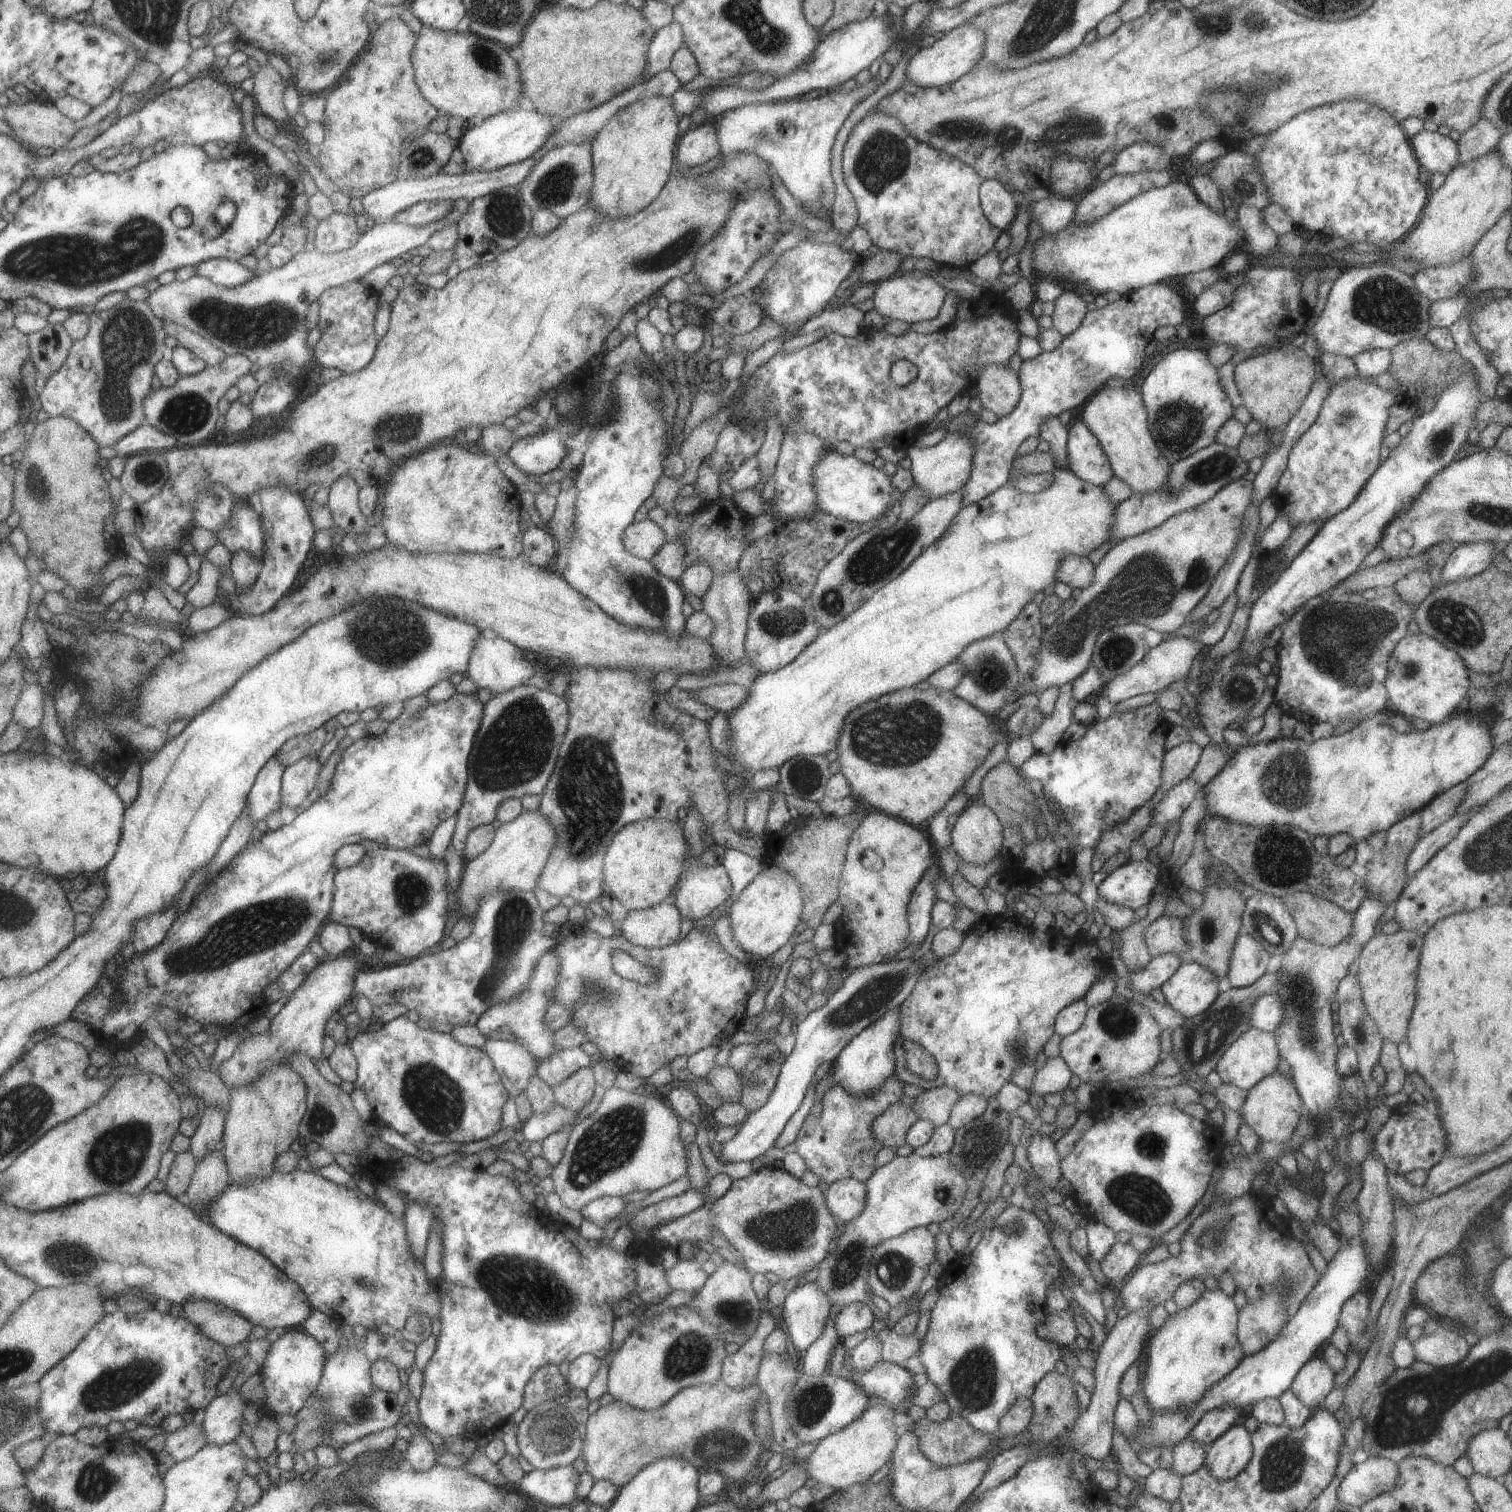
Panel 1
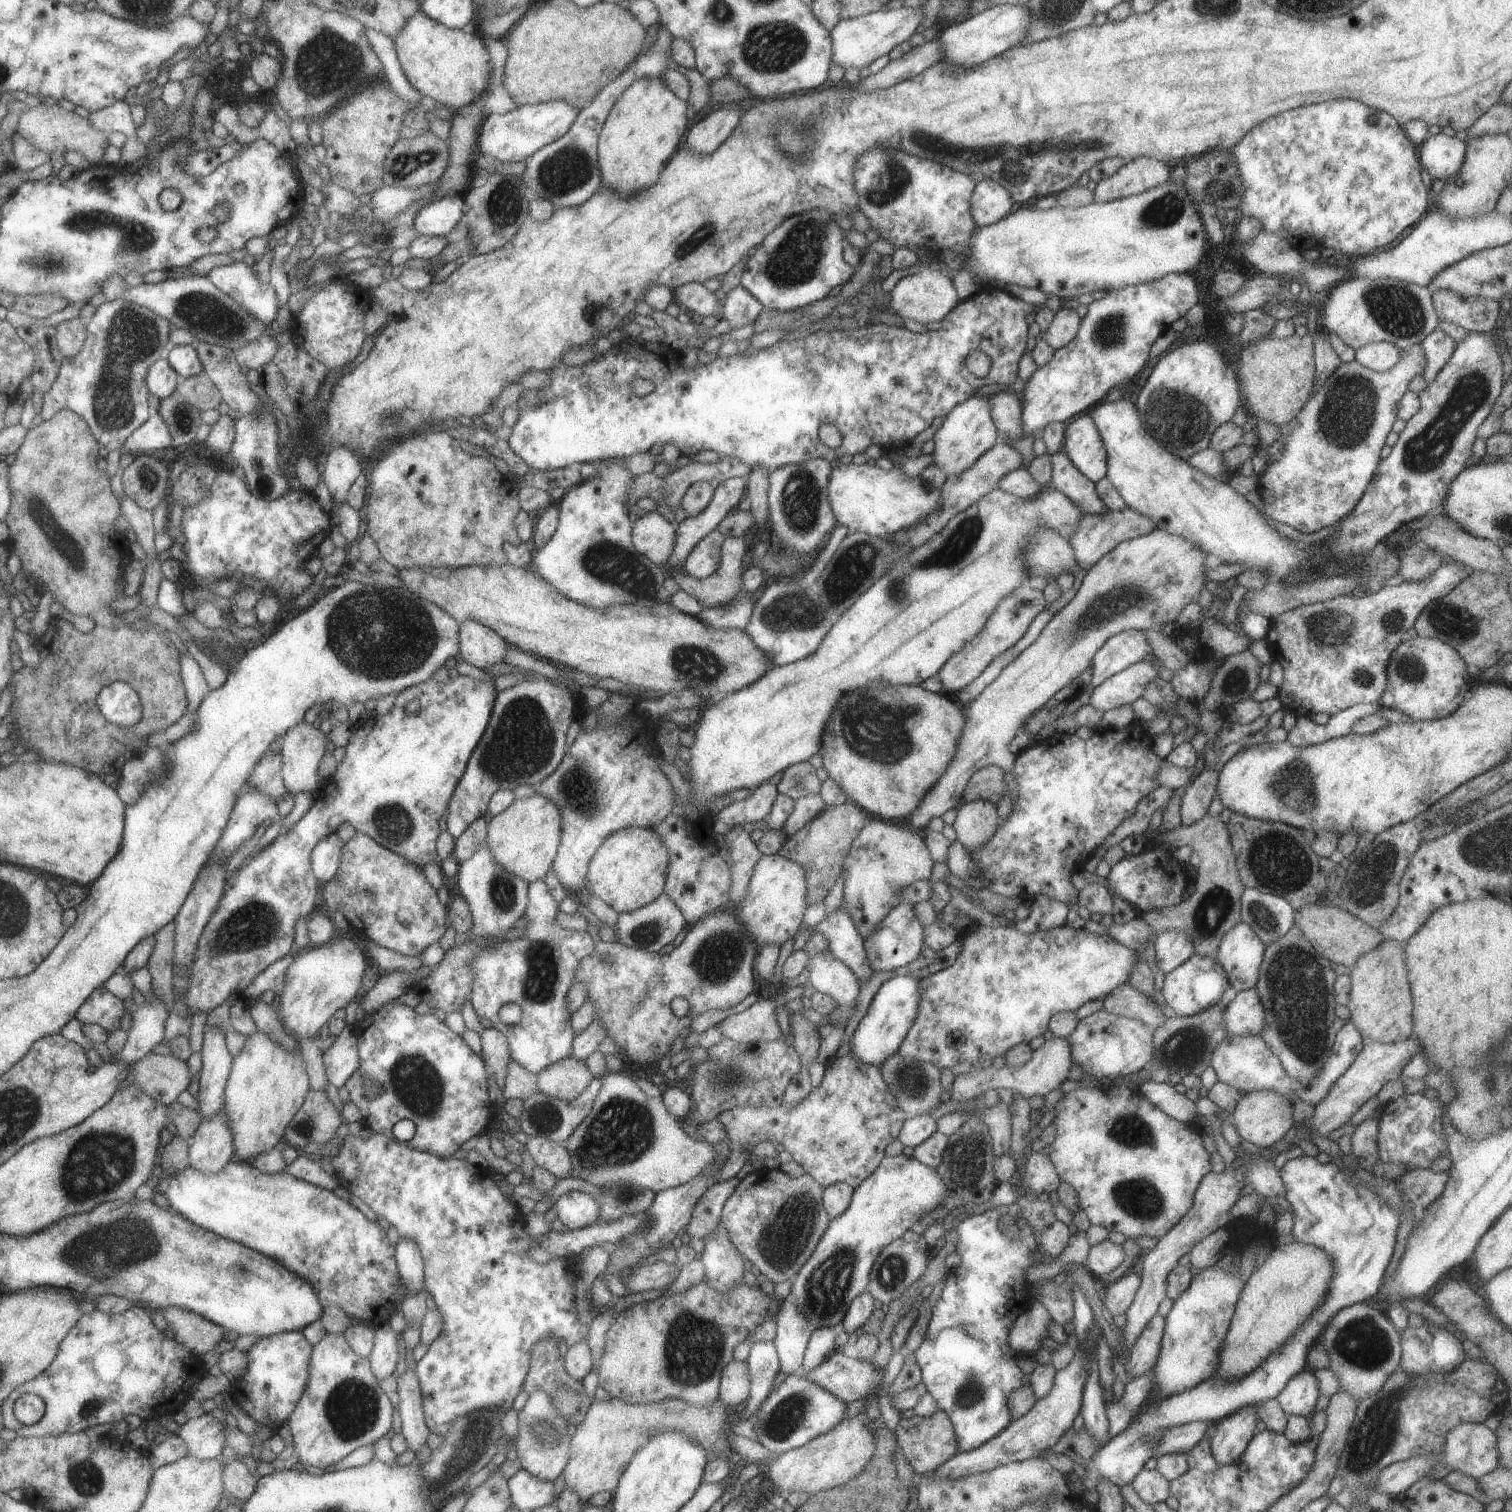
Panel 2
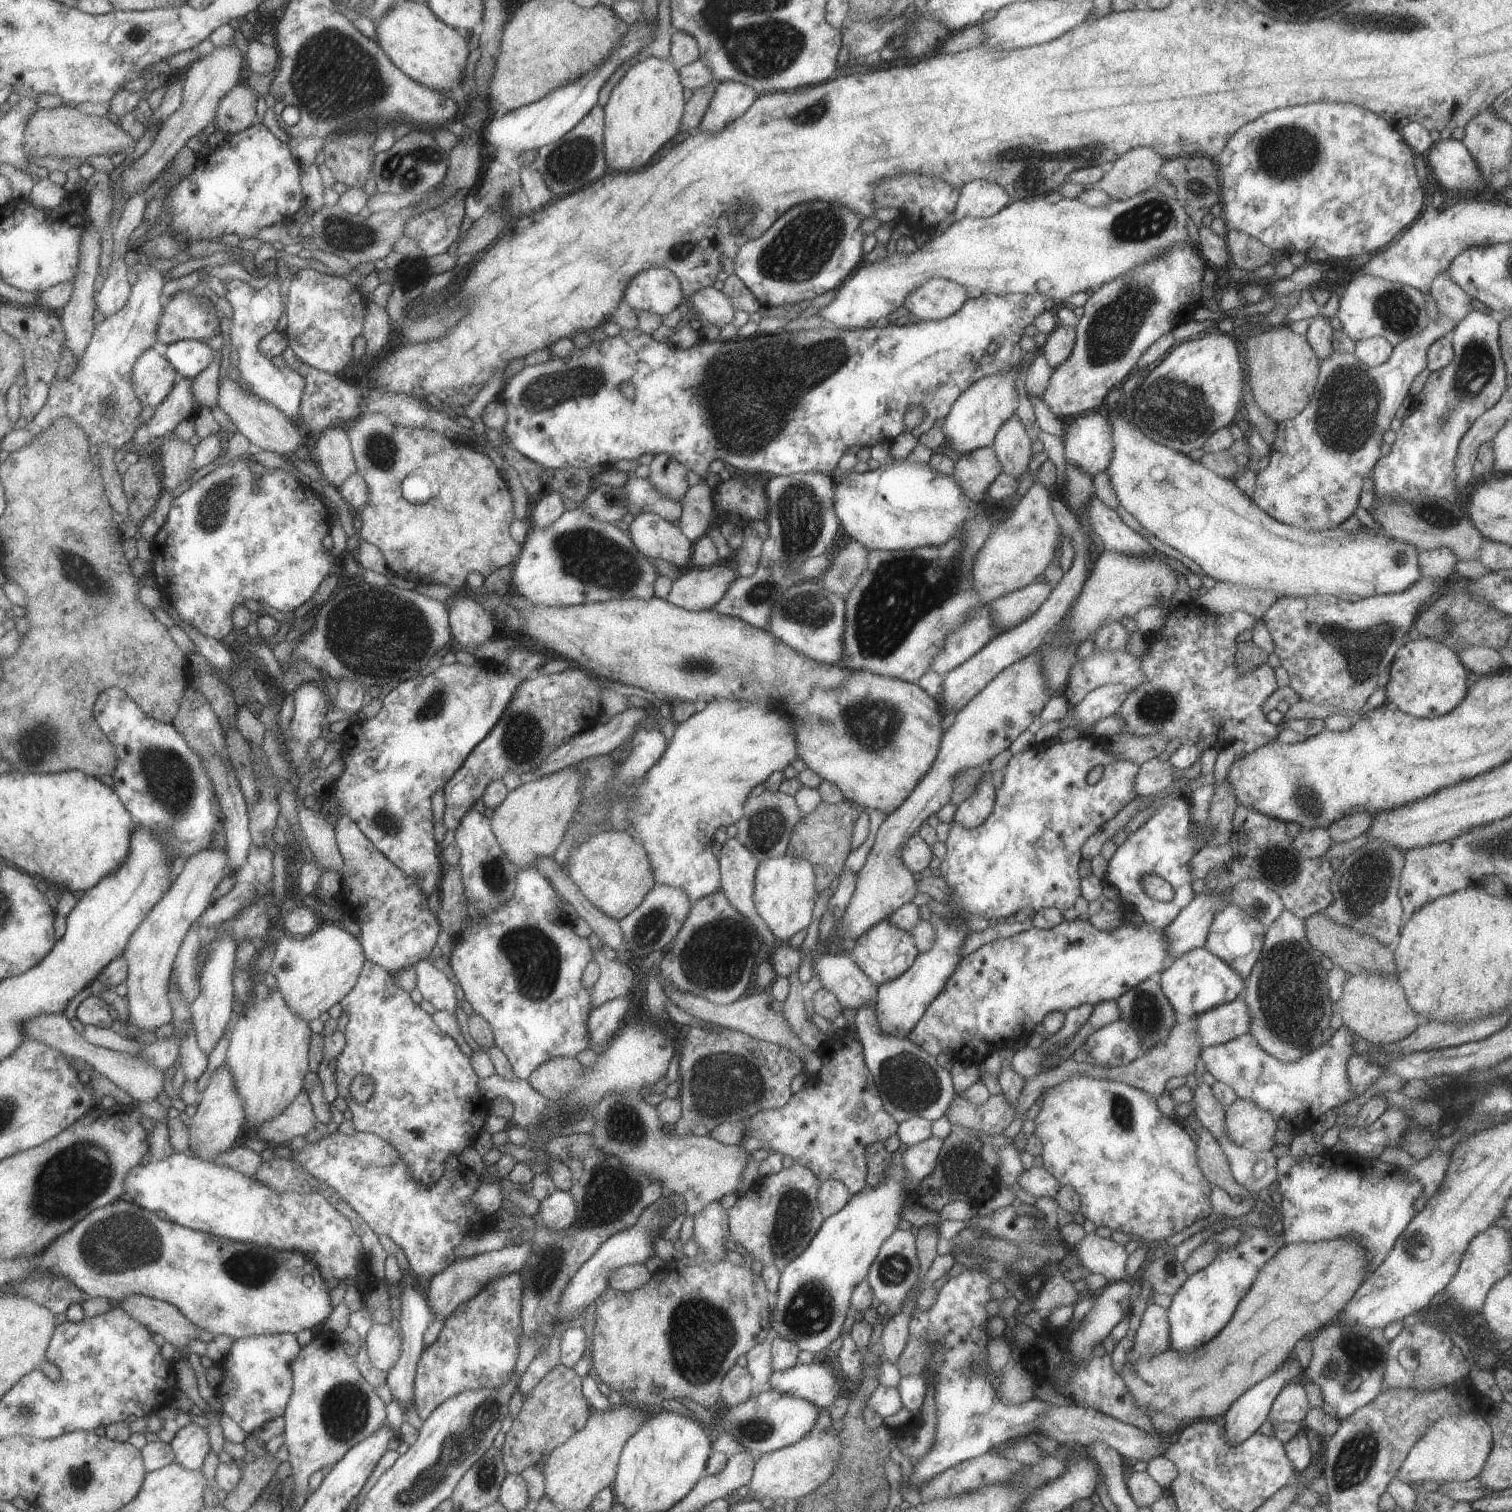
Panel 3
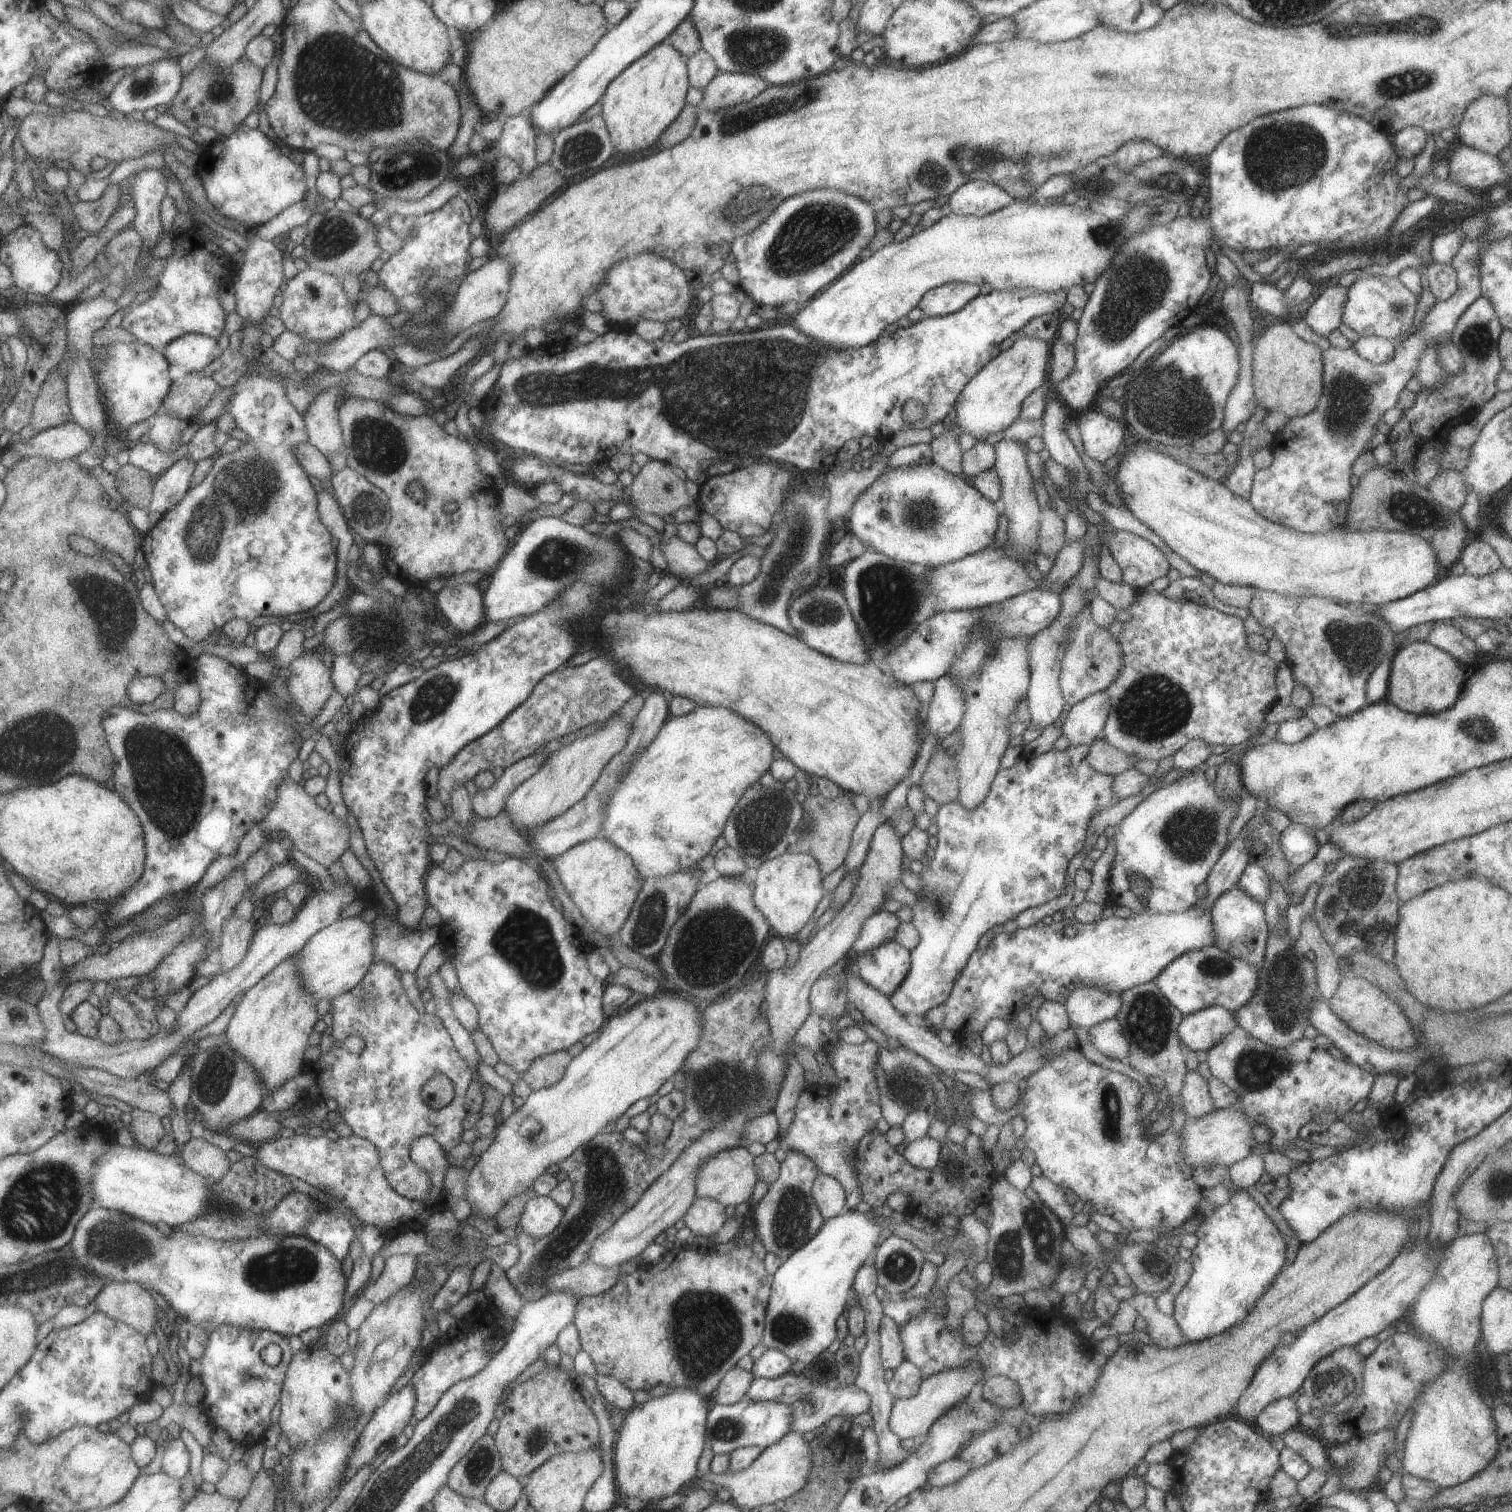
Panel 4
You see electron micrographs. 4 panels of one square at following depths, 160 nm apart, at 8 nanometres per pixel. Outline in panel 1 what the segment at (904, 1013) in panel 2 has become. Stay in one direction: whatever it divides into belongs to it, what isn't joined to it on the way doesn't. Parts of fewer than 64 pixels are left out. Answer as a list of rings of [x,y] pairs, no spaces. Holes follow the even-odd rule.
[[[887,1008],[879,1020],[871,1022],[863,1028],[834,1059],[833,1066],[828,1070],[833,1084],[843,1086],[843,1090],[859,1096],[873,1094],[881,1088],[887,1076],[894,1074],[893,1044],[899,1042],[899,1008]],[[898,1039],[898,1041],[897,1041]]]

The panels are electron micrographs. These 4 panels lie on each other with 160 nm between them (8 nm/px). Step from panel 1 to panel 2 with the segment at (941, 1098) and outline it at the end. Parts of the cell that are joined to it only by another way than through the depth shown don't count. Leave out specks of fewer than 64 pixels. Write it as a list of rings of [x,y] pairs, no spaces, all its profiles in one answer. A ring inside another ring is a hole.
[[[1052,1035],[1037,1050],[1031,1052],[1031,1058],[1021,1067],[1005,1065],[1001,1069],[996,1069],[993,1066],[987,1066],[983,1070],[957,1074],[957,1076],[954,1076],[951,1090],[948,1091],[948,1098],[957,1100],[957,1102],[961,1102],[961,1100],[971,1102],[983,1092],[995,1089],[1009,1089],[1027,1099],[1031,1098],[1031,1096],[1044,1097],[1045,1094],[1054,1089],[1067,1086],[1068,1071],[1071,1063],[1071,1048],[1070,1044],[1067,1044],[1067,1038]]]

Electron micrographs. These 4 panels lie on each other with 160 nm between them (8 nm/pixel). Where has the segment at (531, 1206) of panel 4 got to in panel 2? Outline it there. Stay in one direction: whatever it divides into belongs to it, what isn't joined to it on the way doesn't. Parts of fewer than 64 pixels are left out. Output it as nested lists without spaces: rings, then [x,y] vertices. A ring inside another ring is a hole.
[[[566,1192],[557,1198],[552,1208],[568,1229],[581,1229],[599,1221],[599,1204],[591,1194]]]

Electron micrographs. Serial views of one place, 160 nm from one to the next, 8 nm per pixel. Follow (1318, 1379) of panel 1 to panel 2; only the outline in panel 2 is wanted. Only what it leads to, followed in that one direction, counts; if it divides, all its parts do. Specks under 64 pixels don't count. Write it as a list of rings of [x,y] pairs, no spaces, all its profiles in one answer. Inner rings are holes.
[[[1308,1368],[1291,1376],[1283,1390],[1277,1394],[1276,1402],[1285,1416],[1303,1416],[1309,1418],[1319,1398],[1317,1380]]]

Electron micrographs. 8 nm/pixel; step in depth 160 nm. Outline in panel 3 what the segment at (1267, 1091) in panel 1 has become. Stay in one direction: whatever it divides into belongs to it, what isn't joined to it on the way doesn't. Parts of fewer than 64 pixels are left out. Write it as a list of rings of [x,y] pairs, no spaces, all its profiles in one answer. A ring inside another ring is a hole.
[[[1237,1098],[1225,1108],[1223,1124],[1227,1138],[1249,1152],[1268,1152],[1274,1144],[1277,1122],[1273,1114],[1259,1110],[1253,1102]]]

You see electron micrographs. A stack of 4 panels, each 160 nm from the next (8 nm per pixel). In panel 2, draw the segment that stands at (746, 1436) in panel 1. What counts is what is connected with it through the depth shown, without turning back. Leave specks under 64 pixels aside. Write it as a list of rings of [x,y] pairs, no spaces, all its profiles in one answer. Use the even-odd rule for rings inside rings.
[[[675,1398],[661,1402],[651,1402],[645,1405],[626,1404],[617,1399],[597,1401],[588,1408],[583,1422],[575,1427],[575,1433],[569,1442],[569,1456],[563,1468],[563,1482],[566,1488],[576,1493],[580,1504],[587,1504],[593,1494],[602,1491],[613,1493],[617,1487],[619,1476],[625,1470],[635,1450],[651,1436],[663,1430],[679,1430],[687,1434],[693,1442],[699,1442],[709,1457],[723,1456],[735,1460],[735,1453],[729,1446],[729,1414],[728,1407],[717,1398],[715,1404],[701,1408],[685,1404]]]

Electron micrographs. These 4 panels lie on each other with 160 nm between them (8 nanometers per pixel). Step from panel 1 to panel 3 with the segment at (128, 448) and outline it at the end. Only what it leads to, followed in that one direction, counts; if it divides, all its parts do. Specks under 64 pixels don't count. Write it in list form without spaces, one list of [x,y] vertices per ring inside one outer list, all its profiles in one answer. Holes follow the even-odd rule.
[[[181,377],[152,418],[140,426],[134,438],[135,444],[153,446],[155,438],[162,439],[165,434],[173,432],[183,420],[193,418],[199,409],[193,394],[193,379]]]

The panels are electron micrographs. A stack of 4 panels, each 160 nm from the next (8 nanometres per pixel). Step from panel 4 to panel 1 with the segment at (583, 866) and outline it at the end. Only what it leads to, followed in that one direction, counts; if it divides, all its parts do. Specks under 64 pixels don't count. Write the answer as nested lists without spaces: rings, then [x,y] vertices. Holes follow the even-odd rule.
[[[640,819],[623,826],[607,852],[603,852],[601,884],[604,892],[627,911],[642,910],[663,903],[681,874],[688,843],[679,821]]]

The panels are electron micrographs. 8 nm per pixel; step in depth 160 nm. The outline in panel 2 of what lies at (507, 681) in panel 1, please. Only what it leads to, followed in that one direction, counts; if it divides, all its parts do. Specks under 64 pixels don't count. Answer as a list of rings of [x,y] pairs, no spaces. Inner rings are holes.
[[[463,620],[458,625],[459,660],[481,671],[503,663],[503,656],[508,649],[503,638],[475,620]]]

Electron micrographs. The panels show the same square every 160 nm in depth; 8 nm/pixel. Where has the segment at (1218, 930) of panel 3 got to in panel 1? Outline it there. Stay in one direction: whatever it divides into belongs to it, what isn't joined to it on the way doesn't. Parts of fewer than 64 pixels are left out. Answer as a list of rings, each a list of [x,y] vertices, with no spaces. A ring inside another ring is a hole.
[[[1239,933],[1233,942],[1227,978],[1231,987],[1247,987],[1265,972],[1270,955],[1249,934]]]

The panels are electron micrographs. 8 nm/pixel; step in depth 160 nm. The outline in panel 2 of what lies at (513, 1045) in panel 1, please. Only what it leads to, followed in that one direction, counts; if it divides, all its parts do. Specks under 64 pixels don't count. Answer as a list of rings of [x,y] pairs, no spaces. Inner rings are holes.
[[[483,1028],[479,1034],[482,1048],[482,1060],[486,1065],[486,1069],[493,1072],[495,1076],[495,1084],[503,1086],[505,1080],[505,1070],[509,1064],[509,1050],[507,1050],[507,1040],[503,1034],[499,1033],[495,1028]]]

